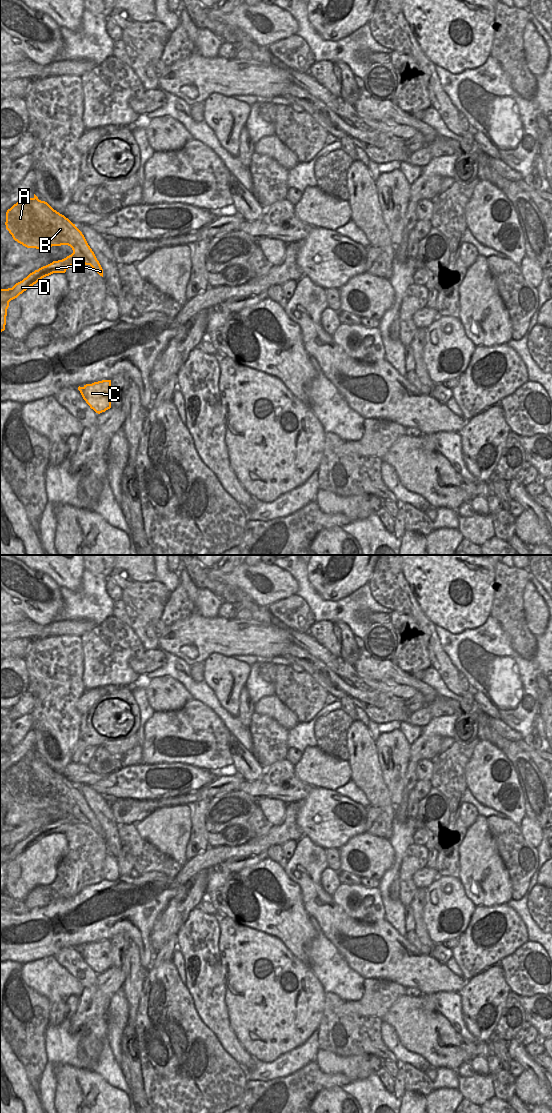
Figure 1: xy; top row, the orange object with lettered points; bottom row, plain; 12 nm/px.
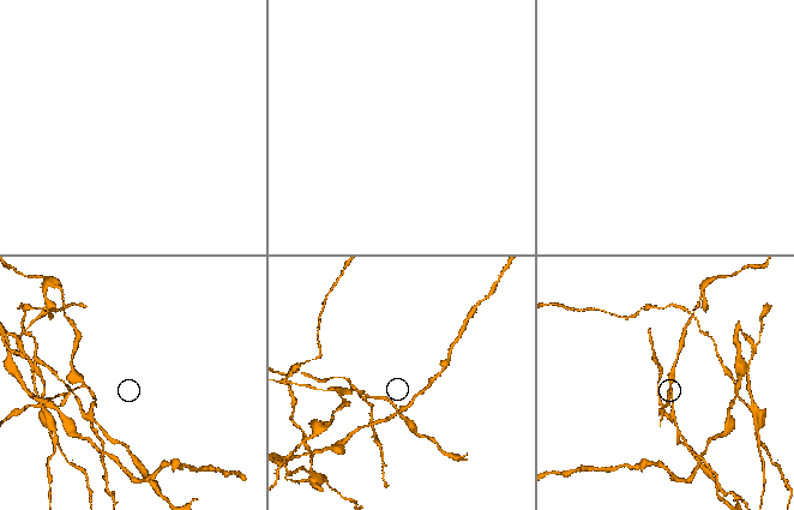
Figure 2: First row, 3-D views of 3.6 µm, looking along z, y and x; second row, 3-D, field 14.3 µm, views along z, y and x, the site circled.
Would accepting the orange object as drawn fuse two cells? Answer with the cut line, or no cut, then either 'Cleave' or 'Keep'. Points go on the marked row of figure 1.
Split along xy (110, 395), (100, 397), (94, 401), (101, 411). Cleave

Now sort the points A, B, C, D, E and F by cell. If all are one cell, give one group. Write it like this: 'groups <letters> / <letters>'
groups A B D E F / C

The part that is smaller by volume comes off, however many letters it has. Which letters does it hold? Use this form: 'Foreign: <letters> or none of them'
Foreign: C

